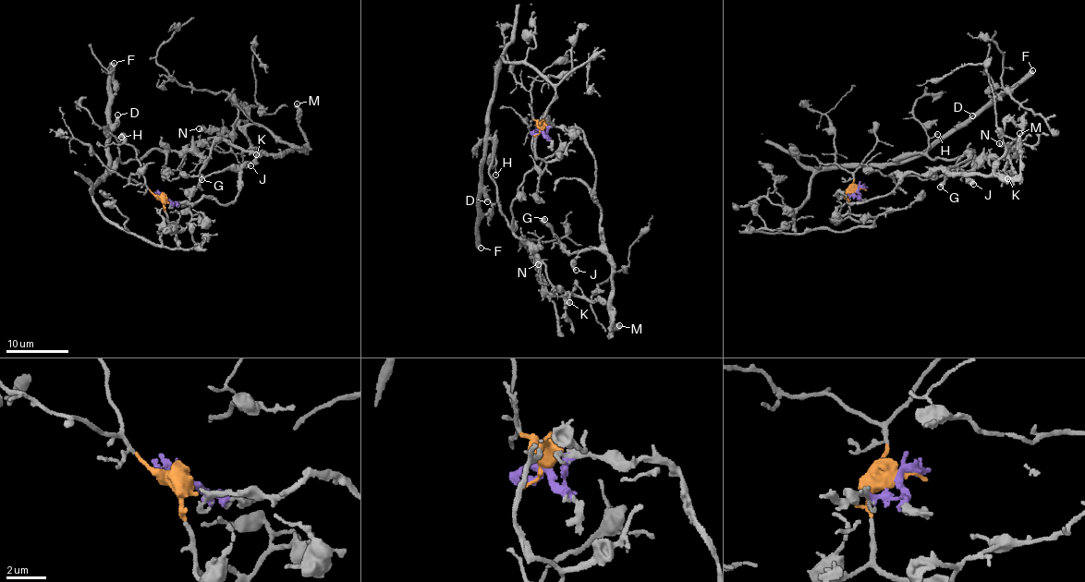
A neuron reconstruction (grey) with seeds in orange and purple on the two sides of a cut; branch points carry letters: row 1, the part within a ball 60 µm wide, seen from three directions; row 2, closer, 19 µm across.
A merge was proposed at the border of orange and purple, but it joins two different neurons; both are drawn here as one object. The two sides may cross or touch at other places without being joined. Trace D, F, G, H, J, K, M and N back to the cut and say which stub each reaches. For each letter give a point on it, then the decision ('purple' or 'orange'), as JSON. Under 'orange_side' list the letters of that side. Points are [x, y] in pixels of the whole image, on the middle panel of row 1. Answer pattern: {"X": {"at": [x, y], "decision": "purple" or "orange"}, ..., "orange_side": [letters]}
{"D": {"at": [487, 201], "decision": "orange"}, "F": {"at": [481, 248], "decision": "orange"}, "G": {"at": [544, 219], "decision": "purple"}, "H": {"at": [495, 175], "decision": "orange"}, "J": {"at": [576, 270], "decision": "purple"}, "K": {"at": [569, 302], "decision": "purple"}, "M": {"at": [619, 325], "decision": "purple"}, "N": {"at": [538, 264], "decision": "purple"}, "orange_side": ["D", "F", "H"]}

